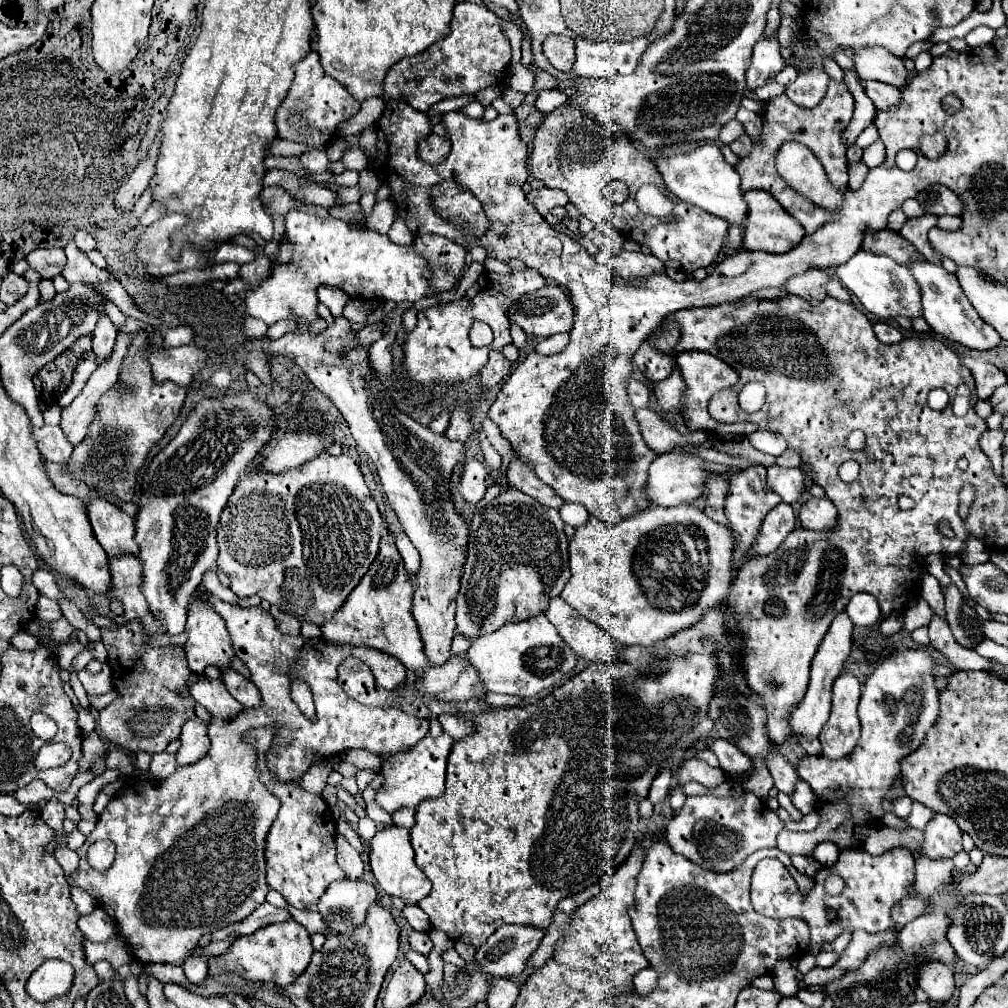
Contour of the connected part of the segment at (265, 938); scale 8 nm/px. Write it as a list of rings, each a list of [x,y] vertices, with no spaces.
[[[289,920],[289,922],[265,926],[255,934],[237,938],[227,954],[209,960],[209,974],[213,976],[223,968],[227,968],[243,974],[249,980],[263,980],[263,982],[275,982],[279,986],[289,986],[305,972],[305,968],[311,962],[311,954],[313,954],[313,946],[311,946],[309,932],[301,924]]]

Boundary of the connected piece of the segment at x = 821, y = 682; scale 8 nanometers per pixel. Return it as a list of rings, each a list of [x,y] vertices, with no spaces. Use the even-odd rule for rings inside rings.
[[[845,612],[837,614],[837,618],[833,620],[829,632],[825,634],[815,658],[813,658],[813,664],[811,664],[811,682],[809,682],[809,690],[805,694],[805,698],[801,700],[801,704],[793,710],[791,718],[789,718],[789,726],[793,730],[793,738],[799,742],[799,738],[807,738],[807,740],[813,740],[819,736],[821,728],[825,726],[827,718],[829,718],[829,710],[831,710],[831,686],[833,686],[833,680],[841,674],[841,668],[843,668],[843,662],[845,658],[849,656],[851,652],[851,632],[853,632],[853,624],[849,620],[849,616]]]

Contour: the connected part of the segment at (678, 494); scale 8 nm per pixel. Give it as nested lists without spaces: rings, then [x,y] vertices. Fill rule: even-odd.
[[[659,454],[649,466],[649,480],[645,486],[645,496],[651,506],[677,506],[695,500],[703,494],[703,484],[707,478],[707,470],[703,468],[703,460],[697,456],[681,456],[681,454]]]

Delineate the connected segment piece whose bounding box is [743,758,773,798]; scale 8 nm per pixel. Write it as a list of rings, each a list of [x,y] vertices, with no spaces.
[[[757,758],[753,762],[757,764],[757,778],[745,778],[743,788],[753,790],[753,794],[757,794],[759,798],[765,798],[769,794],[769,790],[773,788],[773,778],[771,778],[765,762],[761,762],[761,758]]]

